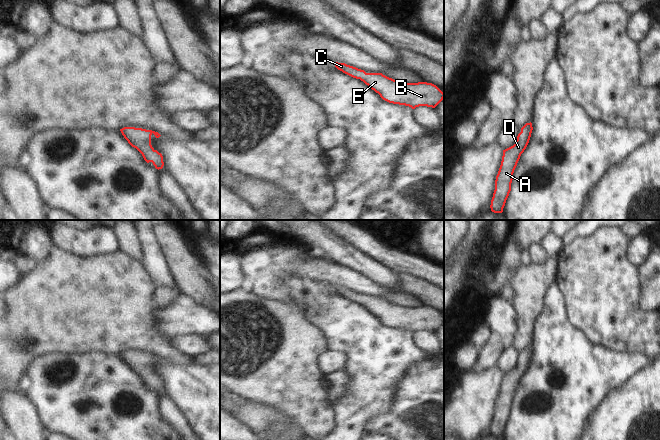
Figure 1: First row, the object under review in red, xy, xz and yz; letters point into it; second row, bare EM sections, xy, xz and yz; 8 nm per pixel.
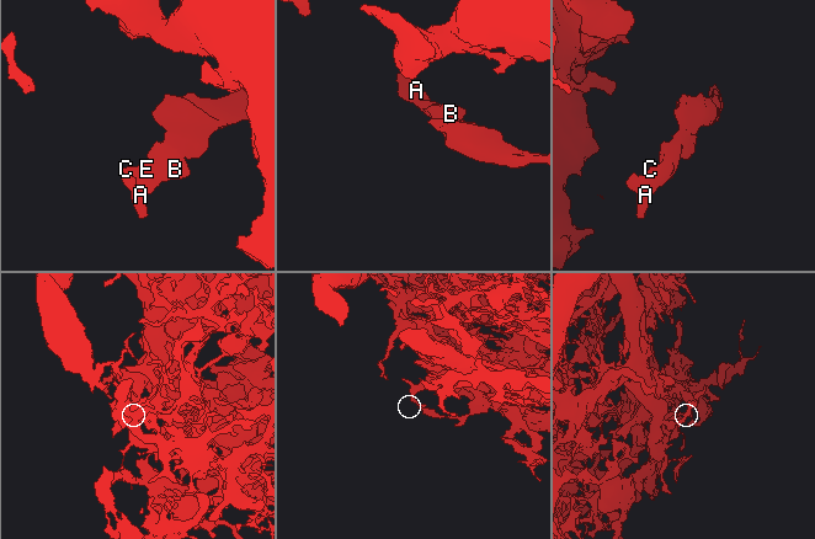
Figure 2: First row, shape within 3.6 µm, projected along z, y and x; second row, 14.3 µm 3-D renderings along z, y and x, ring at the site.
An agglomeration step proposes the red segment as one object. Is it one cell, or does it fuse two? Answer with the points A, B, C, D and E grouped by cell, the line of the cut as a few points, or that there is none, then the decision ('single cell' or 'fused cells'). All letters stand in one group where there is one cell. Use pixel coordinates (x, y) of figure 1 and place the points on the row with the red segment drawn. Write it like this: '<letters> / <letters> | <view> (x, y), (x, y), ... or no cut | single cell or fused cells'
A B C D E | no cut | single cell

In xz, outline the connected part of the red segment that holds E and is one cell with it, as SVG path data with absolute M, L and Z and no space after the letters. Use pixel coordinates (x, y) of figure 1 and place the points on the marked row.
M336 62L334 65L343 73L363 81L389 103L409 106L412 109L419 106L435 108L444 99L444 93L432 83L404 83L382 73L366 73L345 63Z

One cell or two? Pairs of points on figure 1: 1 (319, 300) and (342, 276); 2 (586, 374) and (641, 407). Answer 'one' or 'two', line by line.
1: two
2: two

